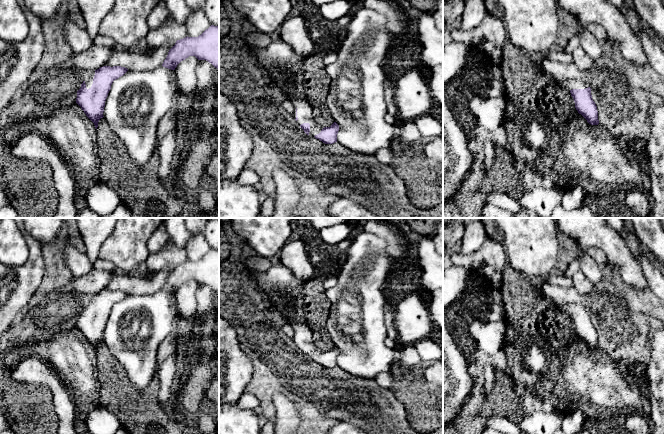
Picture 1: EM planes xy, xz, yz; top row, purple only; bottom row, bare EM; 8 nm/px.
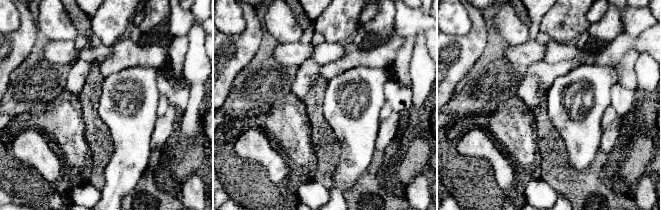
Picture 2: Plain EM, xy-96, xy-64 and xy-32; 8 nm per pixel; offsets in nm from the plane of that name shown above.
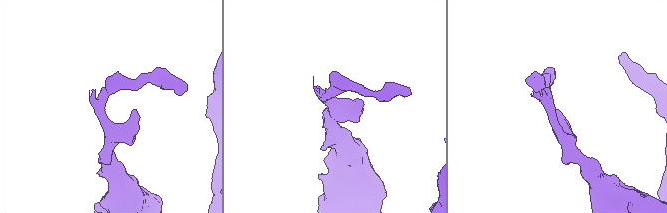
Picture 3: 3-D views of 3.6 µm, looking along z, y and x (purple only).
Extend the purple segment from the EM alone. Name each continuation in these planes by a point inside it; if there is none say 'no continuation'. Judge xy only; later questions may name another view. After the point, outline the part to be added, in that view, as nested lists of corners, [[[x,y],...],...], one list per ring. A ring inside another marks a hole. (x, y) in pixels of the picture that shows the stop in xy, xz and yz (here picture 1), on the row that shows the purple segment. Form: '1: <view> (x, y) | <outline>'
1: xy (89, 79) | [[[91,71],[91,72],[87,73],[87,77],[84,80],[87,89],[91,88],[91,86],[93,84],[94,75],[95,75],[95,71]]]

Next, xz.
1: xz (304, 110) | [[[291,92],[289,93],[283,93],[281,94],[284,96],[284,99],[288,99],[294,106],[294,118],[298,118],[297,122],[299,125],[303,123],[309,123],[310,124],[310,132],[309,136],[314,137],[315,135],[319,134],[321,130],[324,128],[321,125],[319,125],[314,117],[313,117],[313,109],[309,102],[307,101],[306,97],[299,98],[294,97]]]

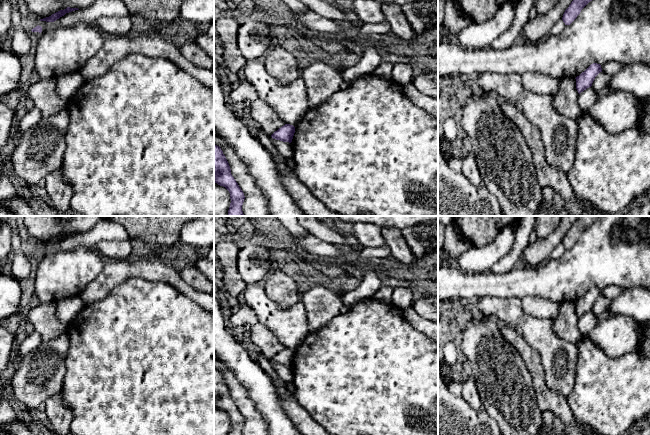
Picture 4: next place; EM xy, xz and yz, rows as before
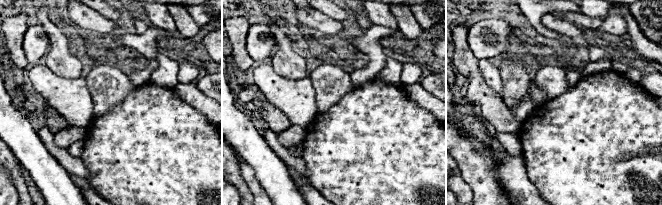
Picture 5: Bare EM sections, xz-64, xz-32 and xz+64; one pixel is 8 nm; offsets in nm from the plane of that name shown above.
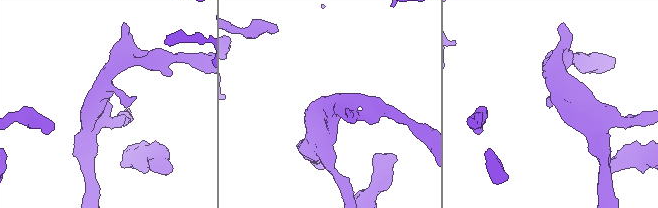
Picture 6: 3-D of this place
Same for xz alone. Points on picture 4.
no continuation

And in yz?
no continuation

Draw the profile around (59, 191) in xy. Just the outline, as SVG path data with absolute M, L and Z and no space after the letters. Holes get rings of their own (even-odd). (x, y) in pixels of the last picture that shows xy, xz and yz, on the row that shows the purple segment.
M61 168L51 172L44 180L47 194L55 206L52 216L67 216L73 189L63 179Z

